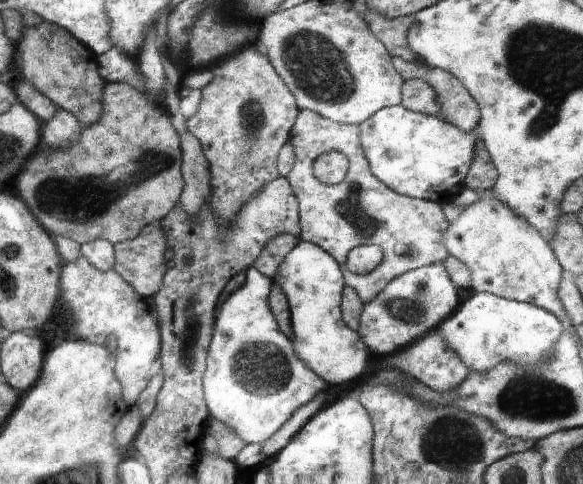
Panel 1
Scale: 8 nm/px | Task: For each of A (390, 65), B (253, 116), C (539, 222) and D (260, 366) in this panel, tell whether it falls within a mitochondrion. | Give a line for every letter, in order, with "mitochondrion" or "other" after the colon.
A: other
B: mitochondrion
C: other
D: mitochondrion

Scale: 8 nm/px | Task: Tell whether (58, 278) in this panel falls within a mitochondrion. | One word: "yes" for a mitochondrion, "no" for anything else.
no

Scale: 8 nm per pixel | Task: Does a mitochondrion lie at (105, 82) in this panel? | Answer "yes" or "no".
no

